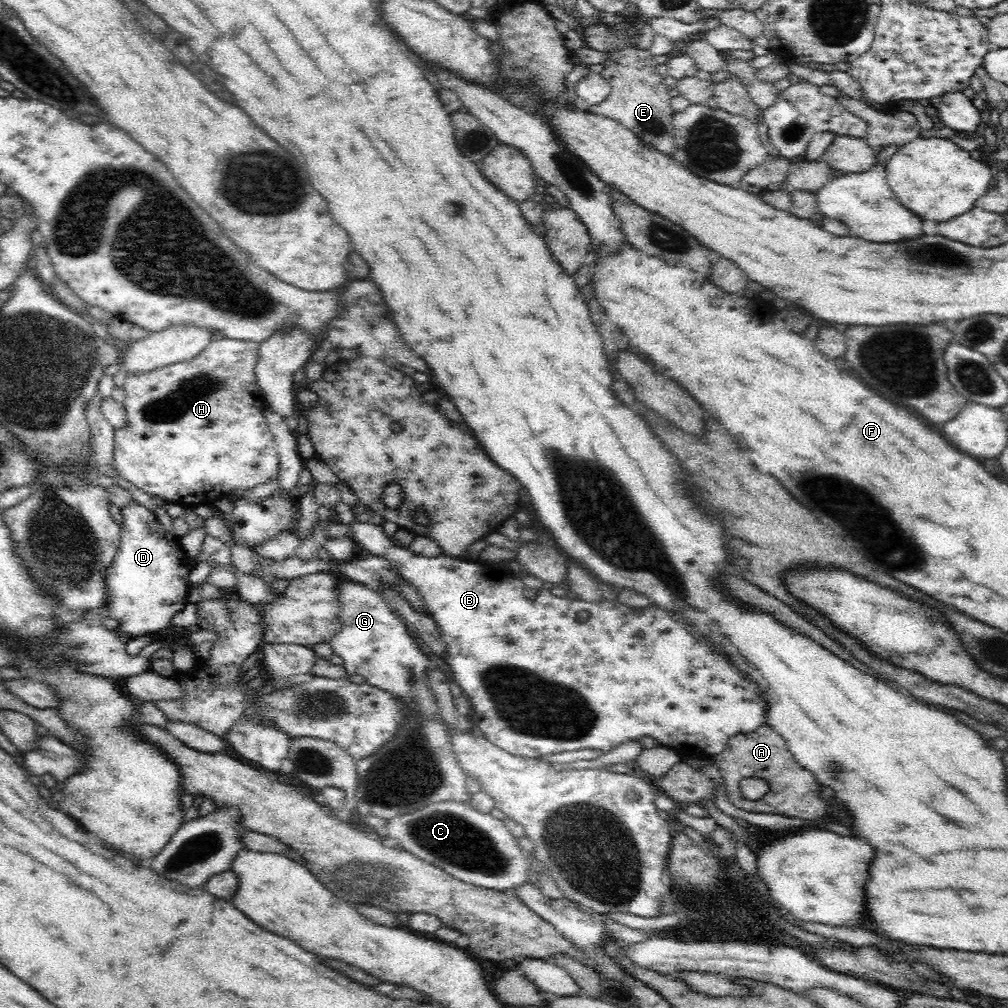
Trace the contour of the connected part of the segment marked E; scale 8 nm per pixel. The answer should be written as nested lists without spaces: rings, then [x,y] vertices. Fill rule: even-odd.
[[[634,43],[609,52],[603,62],[601,75],[610,83],[611,92],[602,102],[586,105],[586,111],[622,123],[648,147],[673,157],[677,149],[673,129],[675,111],[670,106],[670,88],[662,81],[663,76],[658,74],[656,66],[658,62],[654,55],[648,49],[636,47]]]

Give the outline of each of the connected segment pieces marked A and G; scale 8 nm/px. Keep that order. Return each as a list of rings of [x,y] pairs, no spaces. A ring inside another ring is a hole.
[[[766,723],[754,732],[732,736],[724,750],[711,758],[724,777],[728,798],[742,811],[778,814],[806,821],[820,818],[828,810],[826,798],[820,790],[822,786],[816,780],[816,775],[796,762],[782,735]],[[749,779],[762,779],[768,784],[768,792],[761,800],[744,801],[740,784]]]
[[[341,578],[337,590],[337,600],[341,603],[342,628],[340,628],[340,634],[336,634],[330,640],[333,653],[343,658],[343,667],[348,677],[358,674],[365,679],[366,683],[397,696],[409,714],[388,742],[385,742],[370,756],[357,761],[357,801],[372,806],[370,815],[386,820],[392,820],[392,818],[408,814],[408,812],[416,812],[416,810],[420,810],[428,804],[436,804],[436,802],[470,801],[473,794],[466,789],[468,775],[460,767],[458,757],[450,743],[448,724],[442,719],[438,701],[434,699],[432,689],[428,688],[428,683],[426,683],[426,670],[435,668],[434,663],[428,659],[426,654],[422,653],[415,641],[413,631],[406,627],[403,619],[390,608],[387,600],[376,590],[375,586],[367,586],[360,582],[354,583]]]

